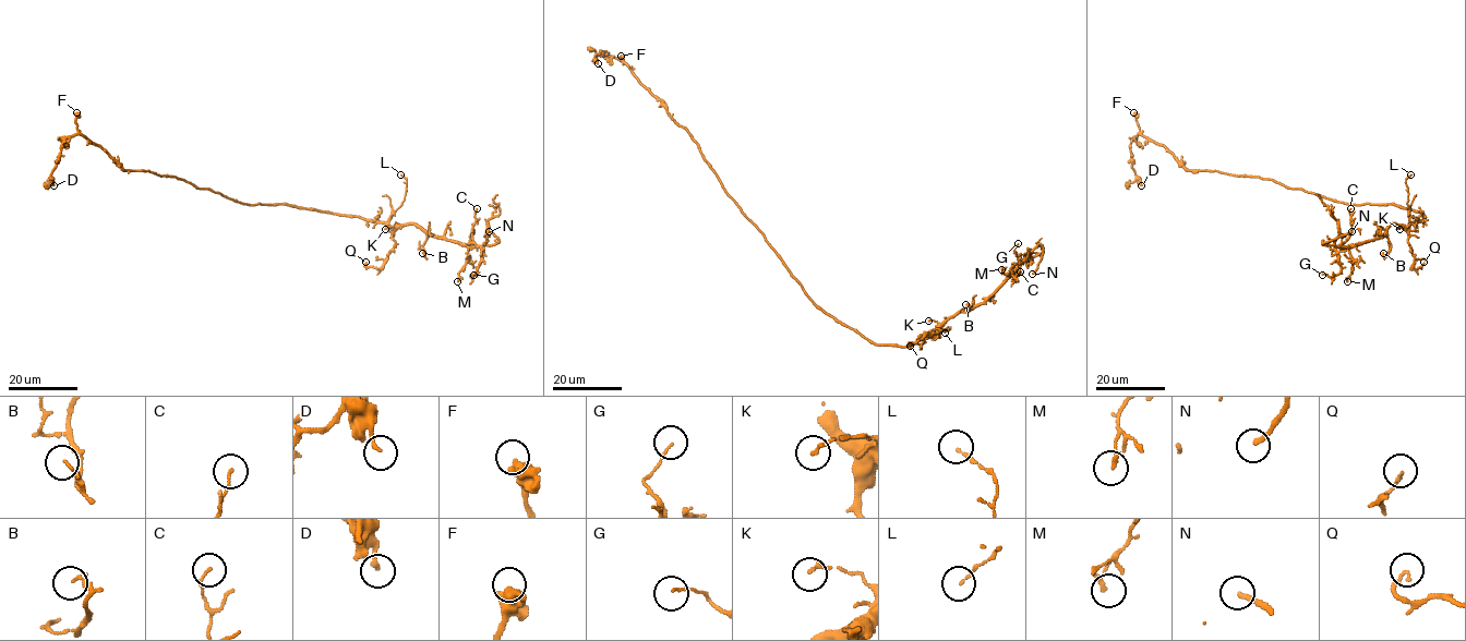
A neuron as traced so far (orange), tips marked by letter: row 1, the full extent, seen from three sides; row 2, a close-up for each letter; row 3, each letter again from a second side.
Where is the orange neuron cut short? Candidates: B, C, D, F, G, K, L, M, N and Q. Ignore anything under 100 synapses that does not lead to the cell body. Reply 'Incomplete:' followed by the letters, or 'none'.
Incomplete: N

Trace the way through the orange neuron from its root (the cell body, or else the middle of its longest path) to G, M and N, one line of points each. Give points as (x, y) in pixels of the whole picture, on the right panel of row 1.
G: (1354, 204), (1396, 204), (1425, 217), (1407, 227), (1392, 225), (1372, 240), (1337, 245), (1341, 270), (1322, 275)
M: (1354, 204), (1396, 204), (1420, 212), (1425, 217), (1407, 227), (1392, 225), (1381, 237), (1352, 246), (1347, 281)
N: (1354, 204), (1396, 204), (1425, 217), (1407, 227), (1392, 225), (1381, 237), (1353, 245), (1323, 243), (1352, 231)

